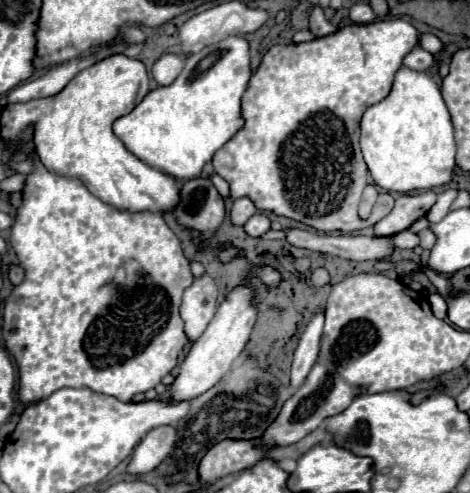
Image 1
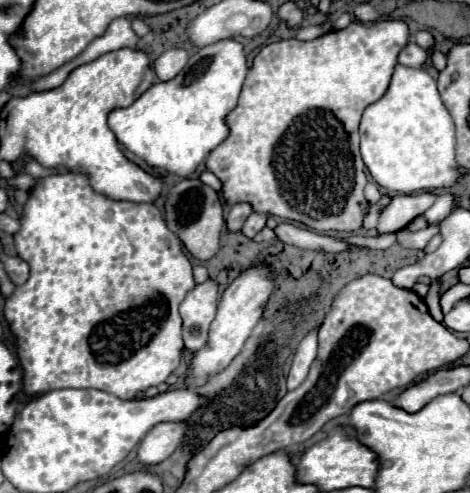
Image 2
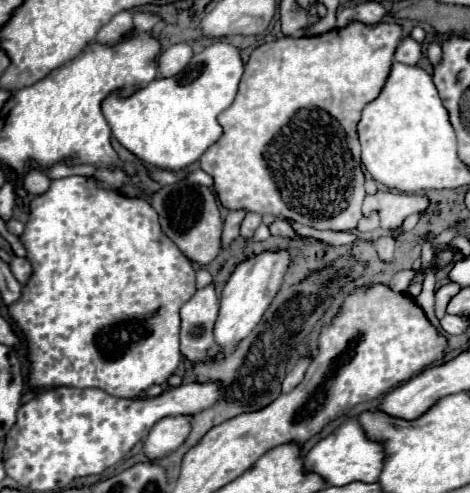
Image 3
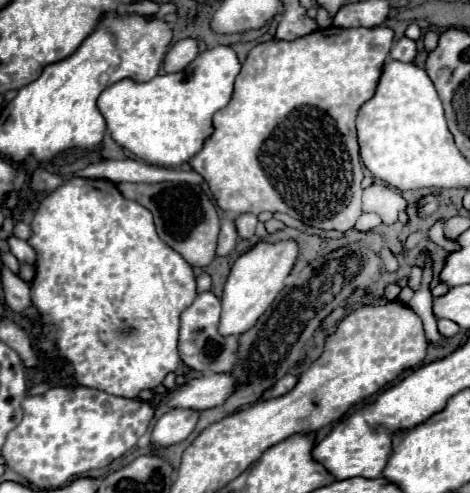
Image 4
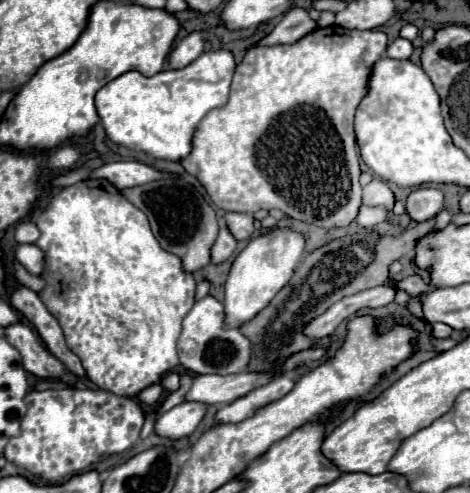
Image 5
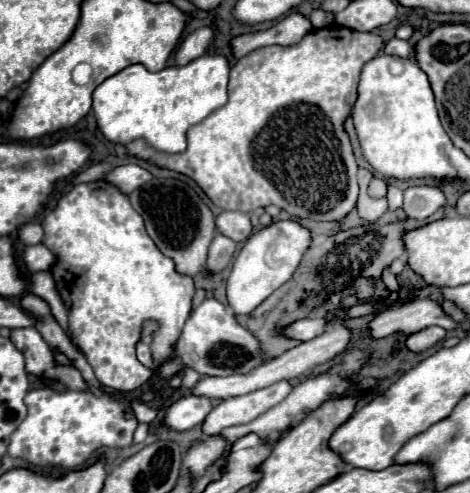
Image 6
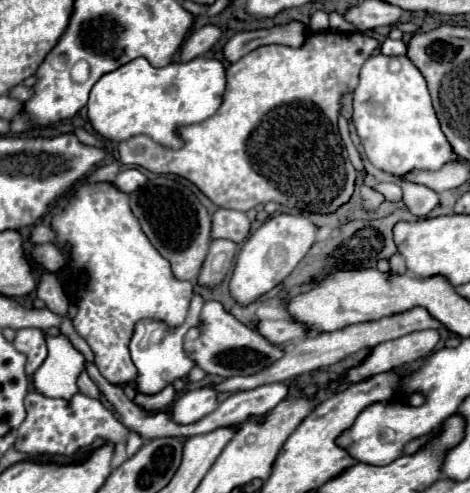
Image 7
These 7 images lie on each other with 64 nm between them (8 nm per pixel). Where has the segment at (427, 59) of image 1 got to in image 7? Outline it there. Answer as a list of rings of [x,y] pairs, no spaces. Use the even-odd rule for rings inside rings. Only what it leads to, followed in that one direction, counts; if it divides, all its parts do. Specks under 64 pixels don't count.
[[[386,38],[382,44],[380,44],[380,52],[384,56],[398,56],[398,54],[406,54],[406,44],[402,40],[392,40],[392,38]]]

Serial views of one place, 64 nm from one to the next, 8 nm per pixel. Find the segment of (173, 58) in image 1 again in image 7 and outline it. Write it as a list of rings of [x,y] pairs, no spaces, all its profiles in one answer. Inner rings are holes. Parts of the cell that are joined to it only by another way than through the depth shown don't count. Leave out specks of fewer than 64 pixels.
[[[208,24],[208,26],[198,28],[182,44],[182,62],[188,62],[188,60],[192,60],[196,56],[206,54],[220,38],[222,38],[222,28],[220,26]]]

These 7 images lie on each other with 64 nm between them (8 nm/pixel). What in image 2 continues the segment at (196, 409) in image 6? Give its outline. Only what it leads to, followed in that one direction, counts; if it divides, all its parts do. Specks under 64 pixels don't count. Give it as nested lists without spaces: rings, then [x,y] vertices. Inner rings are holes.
[[[160,422],[140,442],[138,458],[142,464],[158,464],[166,460],[184,438],[184,422]]]

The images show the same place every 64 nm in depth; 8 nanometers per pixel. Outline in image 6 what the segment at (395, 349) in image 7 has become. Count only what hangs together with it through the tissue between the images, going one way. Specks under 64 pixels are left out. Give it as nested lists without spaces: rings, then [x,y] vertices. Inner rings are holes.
[[[432,326],[432,328],[424,328],[416,334],[410,334],[406,336],[404,340],[404,348],[414,352],[414,354],[420,354],[420,352],[426,352],[430,350],[434,344],[438,344],[440,340],[444,340],[446,336],[446,330],[444,328],[438,328],[438,326]]]

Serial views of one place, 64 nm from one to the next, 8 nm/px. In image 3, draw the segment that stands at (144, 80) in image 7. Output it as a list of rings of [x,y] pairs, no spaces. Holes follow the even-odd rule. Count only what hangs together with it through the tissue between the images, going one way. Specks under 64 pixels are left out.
[[[214,42],[200,54],[194,54],[178,76],[156,78],[130,96],[110,92],[104,98],[102,112],[110,124],[112,136],[126,150],[148,166],[178,172],[196,162],[204,150],[220,138],[222,128],[216,122],[216,116],[234,102],[242,72],[244,64],[238,48]]]

